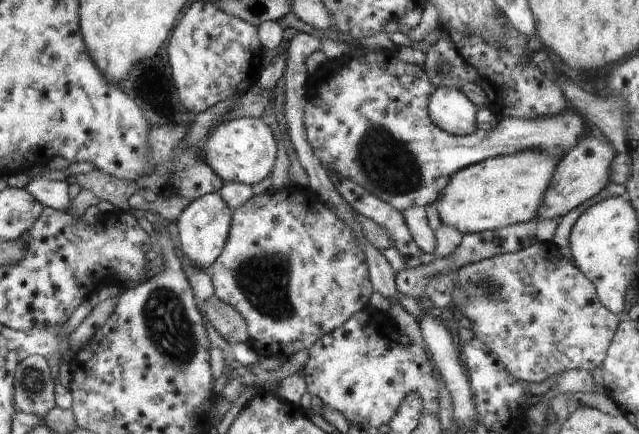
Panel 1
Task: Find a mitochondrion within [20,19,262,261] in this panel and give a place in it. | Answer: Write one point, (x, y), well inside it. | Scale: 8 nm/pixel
(153, 86)

